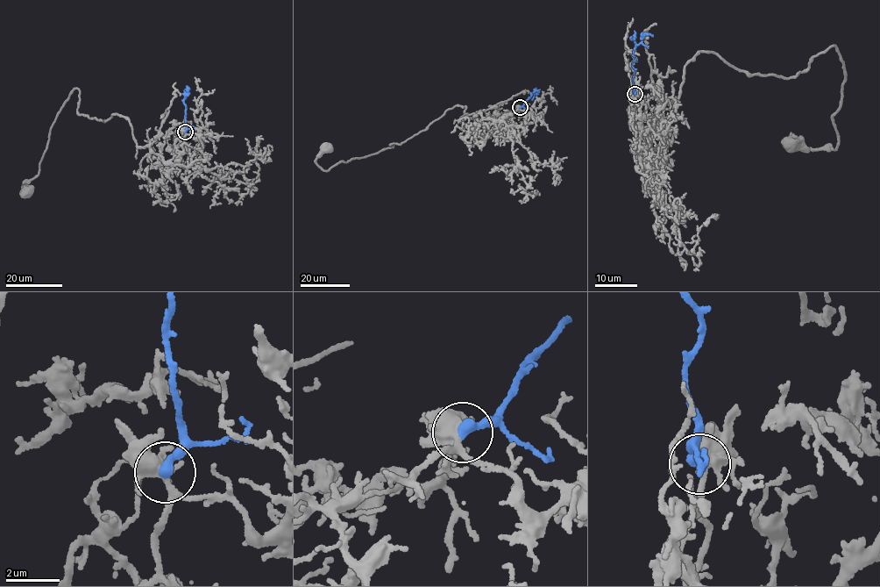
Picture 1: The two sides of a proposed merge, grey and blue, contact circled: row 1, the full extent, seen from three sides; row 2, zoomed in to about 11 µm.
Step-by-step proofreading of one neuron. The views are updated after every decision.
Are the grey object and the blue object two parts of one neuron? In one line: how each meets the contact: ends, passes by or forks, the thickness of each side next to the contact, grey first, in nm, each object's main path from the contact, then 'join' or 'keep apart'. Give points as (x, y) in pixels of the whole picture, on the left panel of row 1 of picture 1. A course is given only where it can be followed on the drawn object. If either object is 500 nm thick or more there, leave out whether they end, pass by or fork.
grey forks; blue ends; calibres 380 and 400 nm; course grey (184, 132), (180, 161), (163, 161), (138, 146), (128, 118), (77, 113), (74, 89), (28, 193); course blue (185, 132), (186, 86); join

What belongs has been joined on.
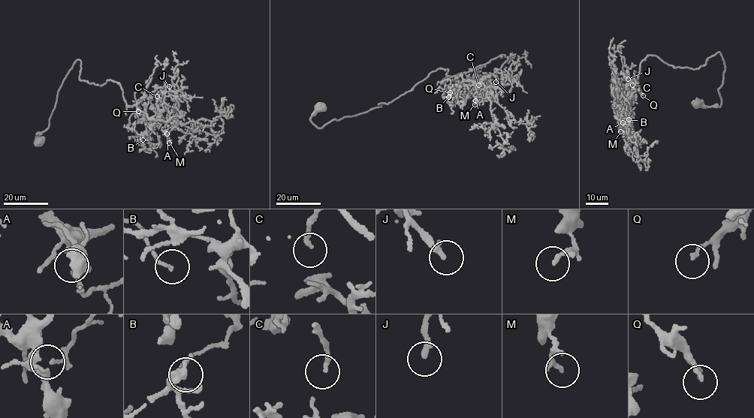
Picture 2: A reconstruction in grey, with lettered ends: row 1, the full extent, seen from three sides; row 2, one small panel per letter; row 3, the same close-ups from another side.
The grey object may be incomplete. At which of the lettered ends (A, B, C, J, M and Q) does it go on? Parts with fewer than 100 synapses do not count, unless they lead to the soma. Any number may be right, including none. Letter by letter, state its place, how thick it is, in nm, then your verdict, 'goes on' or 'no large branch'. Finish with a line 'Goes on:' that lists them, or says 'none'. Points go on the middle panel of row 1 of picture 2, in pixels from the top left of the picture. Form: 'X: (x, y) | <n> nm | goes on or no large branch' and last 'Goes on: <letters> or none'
A: (475, 100) | 80 nm | no large branch
B: (448, 97) | 130 nm | no large branch
C: (478, 85) | 120 nm | no large branch
J: (496, 82) | 220 nm | no large branch
M: (475, 104) | 160 nm | no large branch
Q: (450, 92) | 150 nm | no large branch
Goes on: none

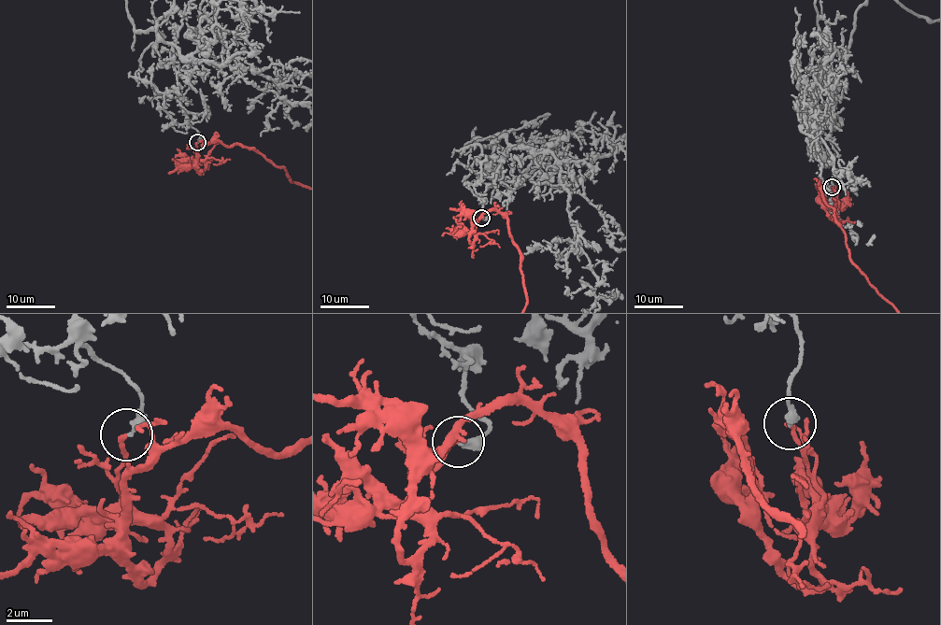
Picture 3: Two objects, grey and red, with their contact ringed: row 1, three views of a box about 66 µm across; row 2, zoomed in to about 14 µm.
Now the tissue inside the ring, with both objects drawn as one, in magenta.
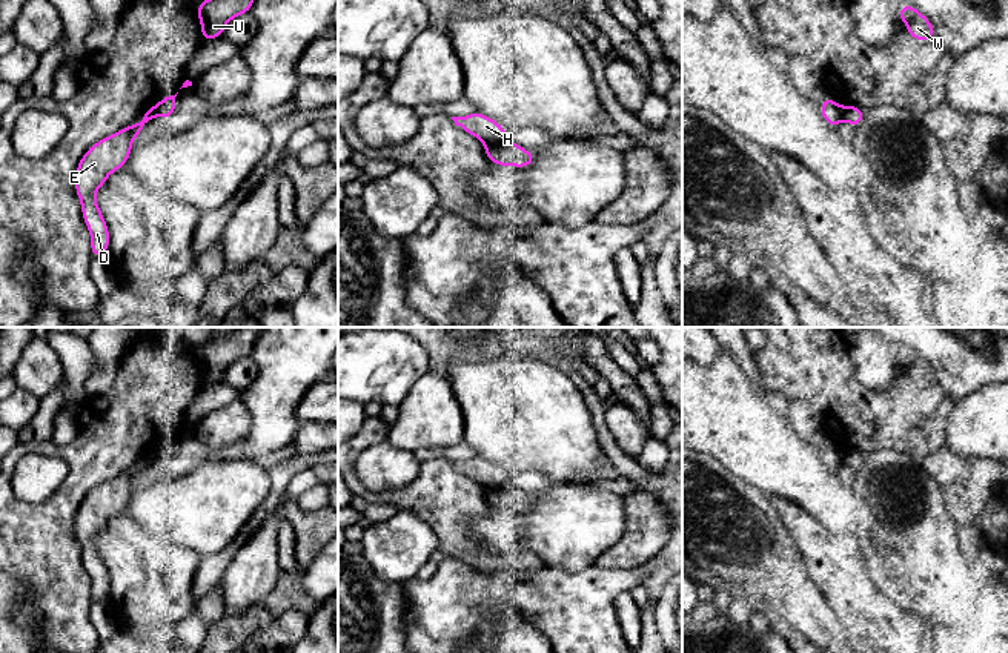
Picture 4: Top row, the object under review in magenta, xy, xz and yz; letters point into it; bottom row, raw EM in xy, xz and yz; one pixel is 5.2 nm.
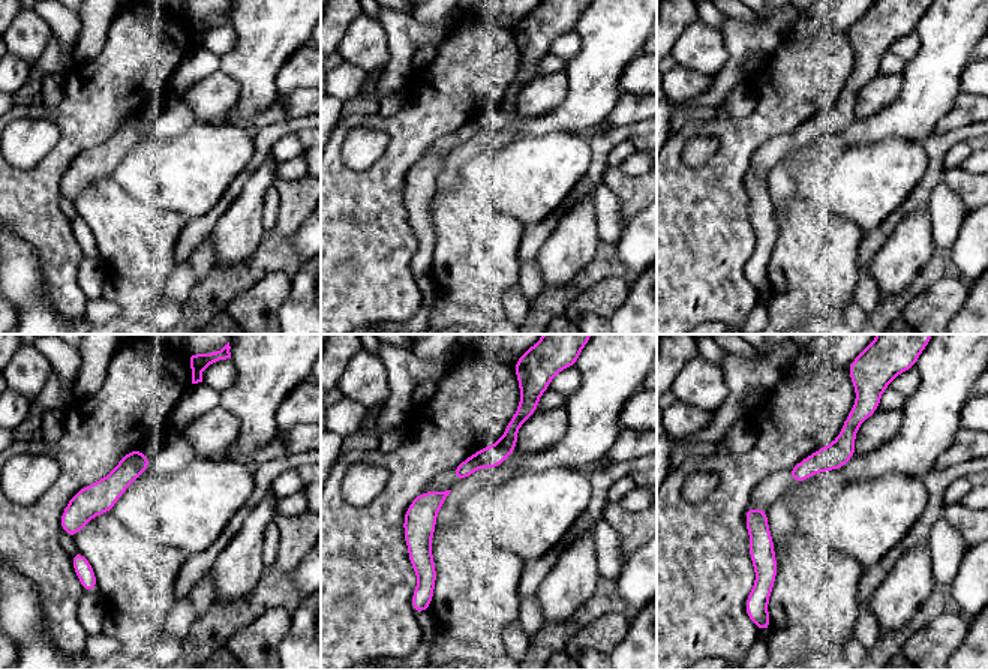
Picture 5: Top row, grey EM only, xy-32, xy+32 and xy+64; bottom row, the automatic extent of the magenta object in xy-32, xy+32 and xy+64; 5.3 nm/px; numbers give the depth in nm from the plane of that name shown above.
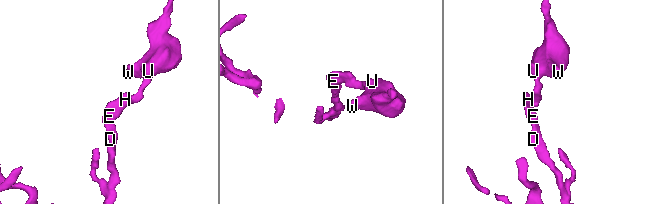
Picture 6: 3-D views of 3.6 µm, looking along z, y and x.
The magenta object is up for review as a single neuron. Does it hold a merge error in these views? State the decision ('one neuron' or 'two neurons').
two neurons

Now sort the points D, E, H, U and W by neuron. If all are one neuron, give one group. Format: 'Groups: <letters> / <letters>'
Groups: D E H / U W

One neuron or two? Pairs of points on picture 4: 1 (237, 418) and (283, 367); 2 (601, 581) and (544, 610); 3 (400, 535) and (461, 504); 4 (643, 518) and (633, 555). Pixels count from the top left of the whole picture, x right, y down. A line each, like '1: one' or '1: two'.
1: two
2: one
3: two
4: one

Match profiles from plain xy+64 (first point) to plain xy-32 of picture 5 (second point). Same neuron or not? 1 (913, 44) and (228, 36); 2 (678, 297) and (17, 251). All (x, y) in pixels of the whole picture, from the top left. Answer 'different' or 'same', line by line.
1: same
2: different

